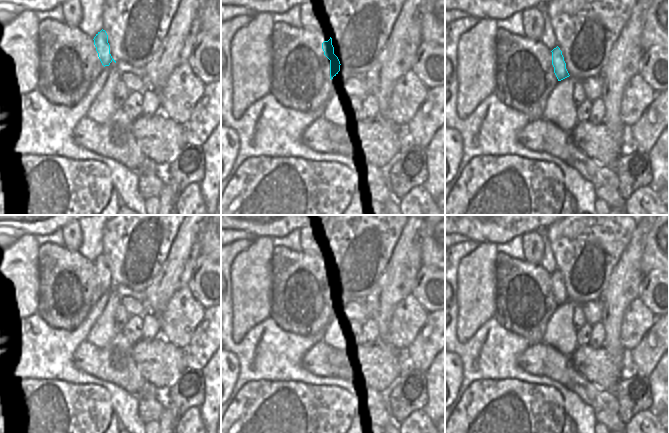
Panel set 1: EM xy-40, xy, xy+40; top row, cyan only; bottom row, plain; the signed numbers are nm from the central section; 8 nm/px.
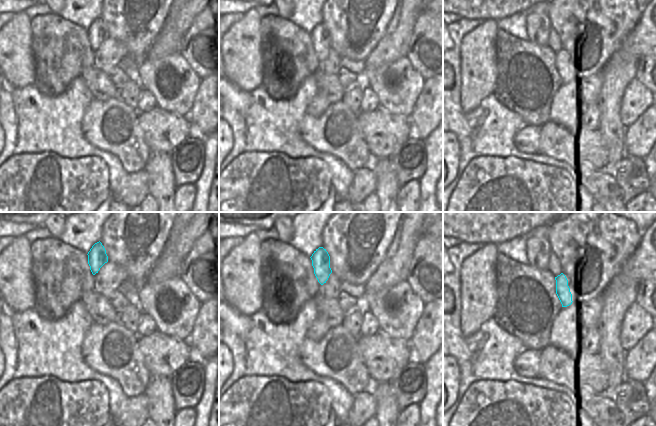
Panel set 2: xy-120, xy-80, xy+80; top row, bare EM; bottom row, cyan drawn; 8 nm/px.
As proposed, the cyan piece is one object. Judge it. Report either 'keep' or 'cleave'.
keep

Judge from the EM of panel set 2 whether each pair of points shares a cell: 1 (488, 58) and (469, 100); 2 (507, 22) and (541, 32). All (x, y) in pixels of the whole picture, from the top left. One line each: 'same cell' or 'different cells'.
1: same cell
2: same cell

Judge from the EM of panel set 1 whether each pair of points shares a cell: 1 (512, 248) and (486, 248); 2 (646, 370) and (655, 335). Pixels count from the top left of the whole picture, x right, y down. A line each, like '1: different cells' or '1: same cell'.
1: different cells
2: same cell

